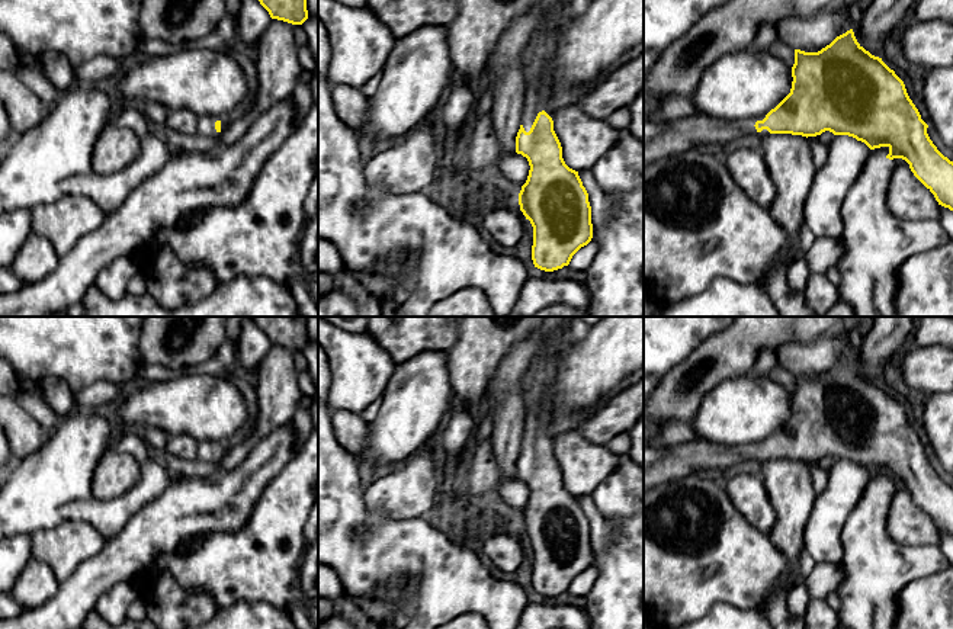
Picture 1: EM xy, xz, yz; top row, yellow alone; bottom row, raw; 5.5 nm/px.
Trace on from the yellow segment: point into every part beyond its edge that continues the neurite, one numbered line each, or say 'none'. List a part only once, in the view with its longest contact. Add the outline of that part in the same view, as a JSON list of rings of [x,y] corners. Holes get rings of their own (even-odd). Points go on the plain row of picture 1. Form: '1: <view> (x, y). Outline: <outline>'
1: xz (536, 423). Outline: [[[564,349],[555,354],[542,353],[538,357],[535,378],[526,389],[527,414],[522,437],[522,450],[526,458],[530,456],[538,439],[542,436],[545,436],[553,446],[553,437],[549,431],[552,421],[543,410],[543,399],[549,388],[555,384],[556,370],[567,354],[567,350],[568,349]]]

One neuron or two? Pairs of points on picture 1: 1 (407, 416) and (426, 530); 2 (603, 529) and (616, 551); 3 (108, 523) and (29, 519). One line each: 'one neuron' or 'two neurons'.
1: two neurons
2: one neuron
3: one neuron

